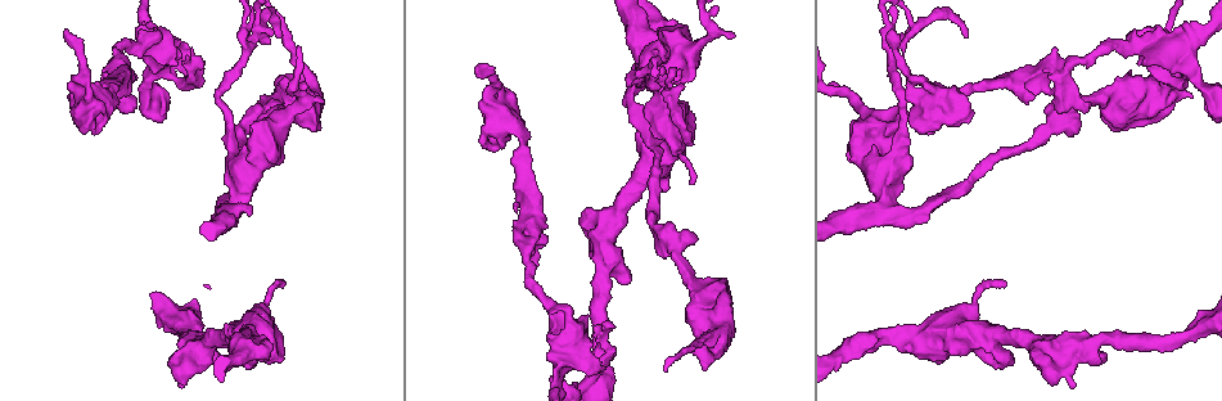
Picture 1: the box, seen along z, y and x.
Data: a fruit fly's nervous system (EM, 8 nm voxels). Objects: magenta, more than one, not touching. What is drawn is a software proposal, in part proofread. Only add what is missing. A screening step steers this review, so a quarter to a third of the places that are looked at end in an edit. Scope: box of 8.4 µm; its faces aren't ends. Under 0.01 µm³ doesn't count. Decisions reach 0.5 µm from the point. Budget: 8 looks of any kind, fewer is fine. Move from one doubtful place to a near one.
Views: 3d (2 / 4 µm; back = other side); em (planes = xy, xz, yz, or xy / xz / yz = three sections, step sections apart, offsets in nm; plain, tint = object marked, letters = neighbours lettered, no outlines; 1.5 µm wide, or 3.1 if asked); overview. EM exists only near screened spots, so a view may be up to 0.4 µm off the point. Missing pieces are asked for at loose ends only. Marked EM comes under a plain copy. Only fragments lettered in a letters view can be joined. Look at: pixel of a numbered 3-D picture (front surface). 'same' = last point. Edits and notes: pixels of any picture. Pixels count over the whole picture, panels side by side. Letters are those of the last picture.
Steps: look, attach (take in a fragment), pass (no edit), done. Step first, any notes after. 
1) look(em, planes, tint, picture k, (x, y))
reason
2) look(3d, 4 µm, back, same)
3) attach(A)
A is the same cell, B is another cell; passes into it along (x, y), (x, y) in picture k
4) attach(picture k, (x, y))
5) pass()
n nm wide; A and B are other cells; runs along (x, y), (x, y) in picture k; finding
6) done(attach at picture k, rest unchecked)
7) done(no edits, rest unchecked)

look(em, planes, letters, picture 1, (693, 182))

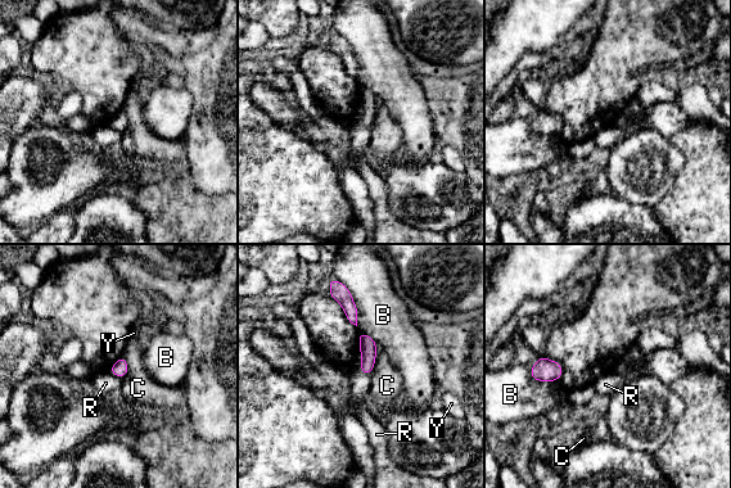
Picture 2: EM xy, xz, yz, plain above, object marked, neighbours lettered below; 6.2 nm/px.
pass()
B, C, R and Y are other cells; border along (122, 355), (127, 364), (123, 378) in picture 2; no lettered fragment goes on from it

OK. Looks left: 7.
look(em, planes, letters, picture 1, (174, 366))
thick end

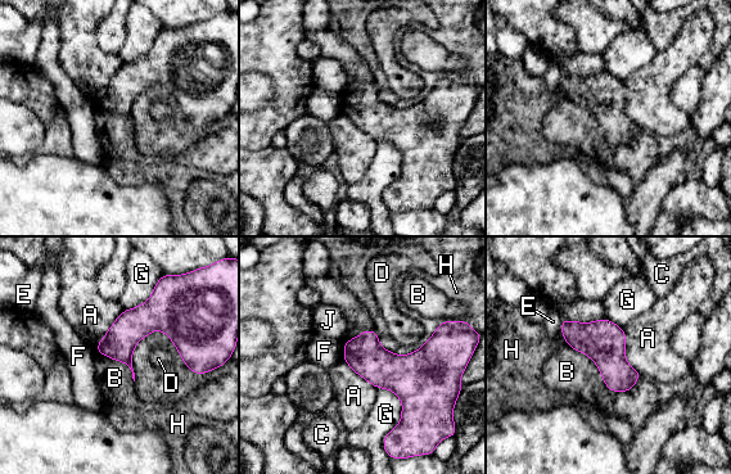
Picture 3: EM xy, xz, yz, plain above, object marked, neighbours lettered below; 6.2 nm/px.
pass()
A, B, C, D, E, F, G, H and J are other cells; none of them fits

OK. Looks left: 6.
look(3d, 4 µm, picture 1, (279, 34))
free end

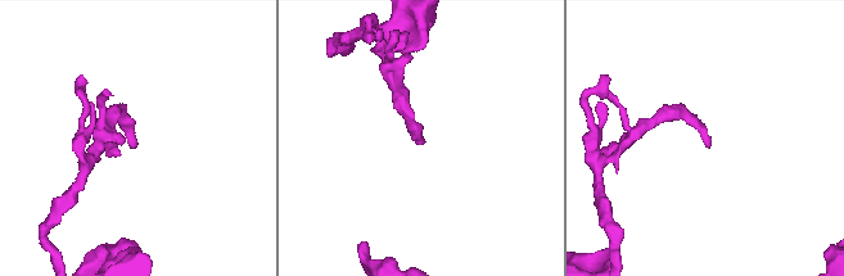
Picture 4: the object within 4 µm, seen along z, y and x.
look(em, yz, step 4, letters, picture 4, (707, 147))
need the tissue

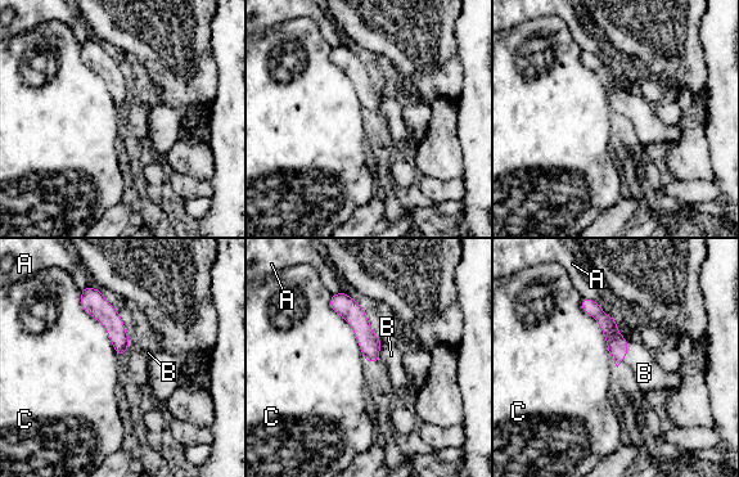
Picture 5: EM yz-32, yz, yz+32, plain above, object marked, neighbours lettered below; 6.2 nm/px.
attach(picture 5, (644, 373))
B is the same cell, A and C are other cells; it goes on there

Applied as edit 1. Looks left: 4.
done(attach at picture 5, rest unchecked)

